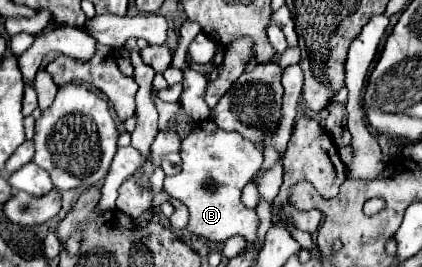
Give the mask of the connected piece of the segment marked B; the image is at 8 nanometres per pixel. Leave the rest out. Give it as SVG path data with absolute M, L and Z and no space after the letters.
M212 120L199 122L196 127L181 143L183 170L177 176L165 178L165 192L189 208L187 232L217 244L231 236L243 236L255 244L259 218L255 210L247 210L239 198L243 186L253 180L263 164L261 148L238 132L221 130Z

